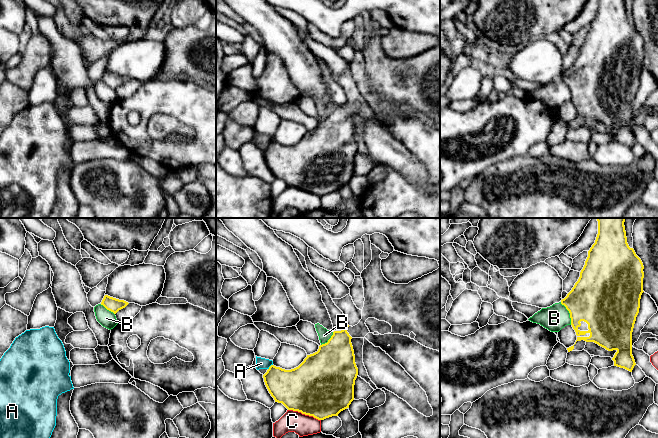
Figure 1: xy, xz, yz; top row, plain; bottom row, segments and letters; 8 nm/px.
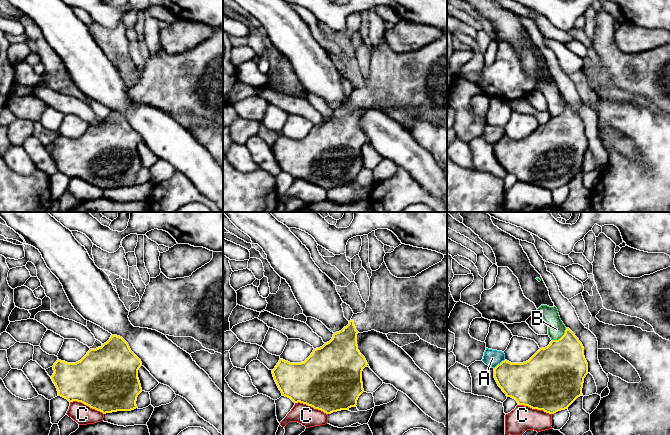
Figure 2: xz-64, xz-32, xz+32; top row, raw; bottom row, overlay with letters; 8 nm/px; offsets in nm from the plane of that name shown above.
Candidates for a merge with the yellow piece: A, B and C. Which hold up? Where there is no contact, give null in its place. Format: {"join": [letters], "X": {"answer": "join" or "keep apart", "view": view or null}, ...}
{"join": [], "A": {"answer": "keep apart", "view": "xz"}, "B": {"answer": "keep apart", "view": "yz"}, "C": {"answer": "keep apart", "view": "xz"}}

